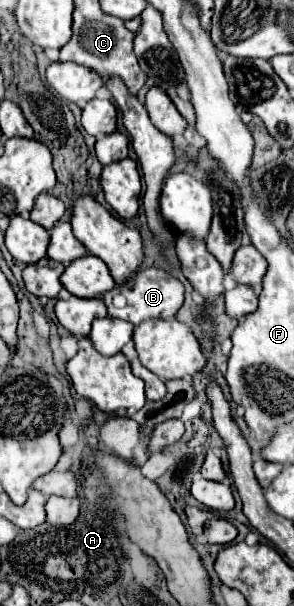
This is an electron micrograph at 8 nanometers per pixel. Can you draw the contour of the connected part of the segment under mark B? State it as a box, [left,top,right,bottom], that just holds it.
[104,267,184,325]

